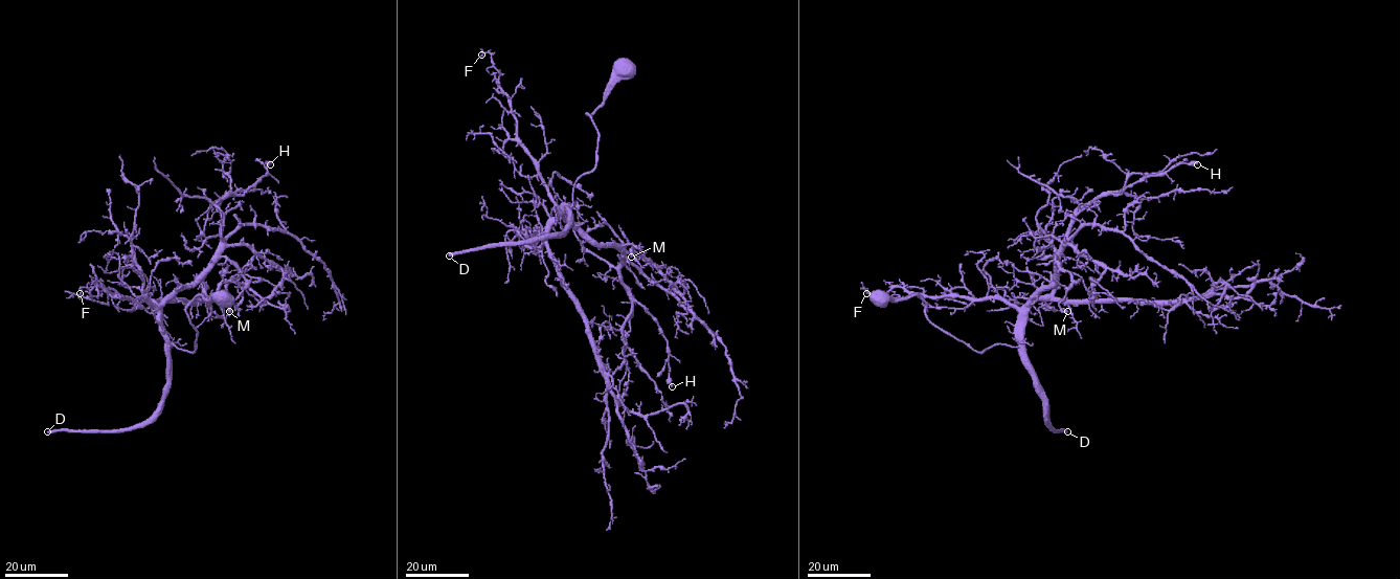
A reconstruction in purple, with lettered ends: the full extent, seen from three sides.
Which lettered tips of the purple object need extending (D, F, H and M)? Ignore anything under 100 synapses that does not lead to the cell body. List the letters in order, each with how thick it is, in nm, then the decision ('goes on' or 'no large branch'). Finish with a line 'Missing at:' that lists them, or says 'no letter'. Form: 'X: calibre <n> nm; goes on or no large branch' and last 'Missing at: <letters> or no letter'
D: calibre 550 nm; goes on
F: calibre 130 nm; no large branch
H: calibre 200 nm; no large branch
M: calibre 360 nm; no large branch
Missing at: D

